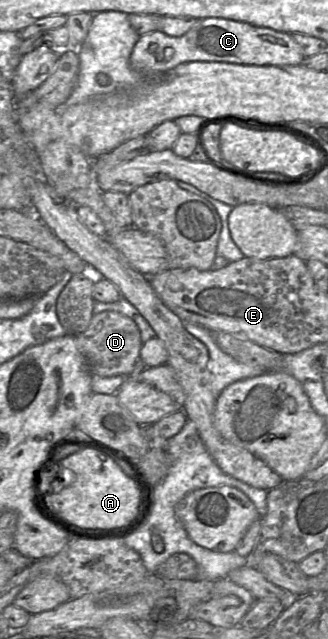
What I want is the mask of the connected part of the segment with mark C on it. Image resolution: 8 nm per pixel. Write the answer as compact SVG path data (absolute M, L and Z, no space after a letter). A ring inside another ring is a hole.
M204 18L182 36L173 37L156 30L139 37L130 56L131 66L144 75L163 75L178 65L194 61L227 62L241 65L299 65L305 56L288 32L224 18Z

